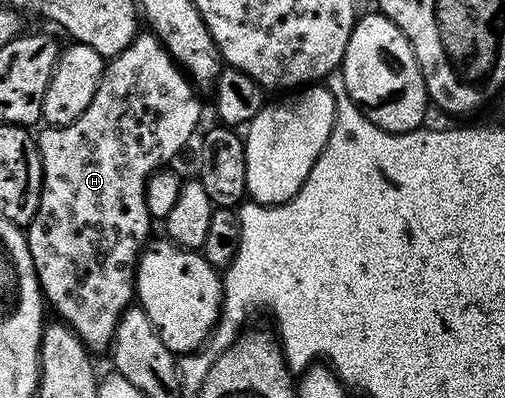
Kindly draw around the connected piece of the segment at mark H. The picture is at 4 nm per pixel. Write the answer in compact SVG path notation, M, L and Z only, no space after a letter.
M144 30L141 31L137 36L132 39L130 46L126 46L126 50L122 50L122 54L111 57L104 65L104 73L100 79L100 85L98 90L94 90L94 98L90 98L90 106L86 106L86 110L82 110L82 114L78 118L74 118L74 122L70 122L65 128L58 128L55 126L44 126L39 129L41 132L38 132L36 136L36 148L40 152L40 161L42 162L42 194L40 195L40 201L38 202L38 210L34 214L34 218L26 225L26 239L28 241L28 249L30 250L30 258L34 262L34 270L36 271L36 280L40 283L40 291L47 303L50 305L51 311L52 308L57 312L59 319L63 323L67 324L69 328L75 332L76 337L80 339L90 349L93 353L100 352L109 347L116 333L116 327L118 322L122 318L122 314L127 310L128 307L133 303L134 297L136 295L136 269L138 267L138 261L146 247L149 243L150 235L148 236L148 231L151 230L152 224L154 224L154 217L150 214L150 210L146 206L146 186L148 185L148 177L152 175L153 172L158 168L162 168L173 163L172 159L175 158L176 152L180 152L188 144L188 139L196 132L196 123L200 120L200 100L196 97L197 89L194 87L191 80L188 78L188 73L184 71L183 68L177 64L176 59L171 56L164 48L164 43L158 39L158 37L152 35L151 31Z

